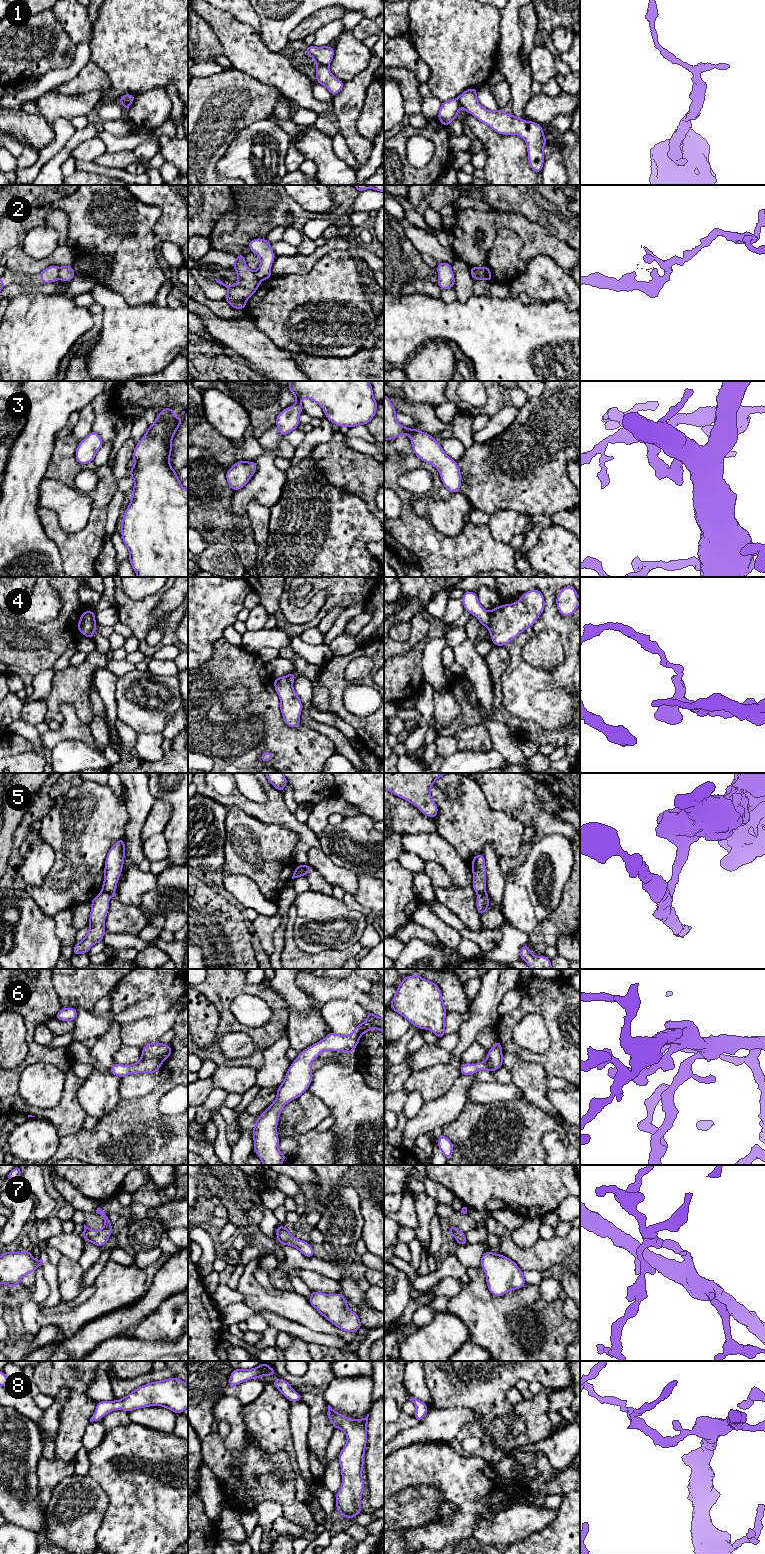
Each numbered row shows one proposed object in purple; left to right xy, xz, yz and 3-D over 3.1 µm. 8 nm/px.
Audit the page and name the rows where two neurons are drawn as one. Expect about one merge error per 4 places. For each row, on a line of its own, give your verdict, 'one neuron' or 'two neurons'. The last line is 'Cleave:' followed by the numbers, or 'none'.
1: two neurons
2: two neurons
3: one neuron
4: two neurons
5: two neurons
6: one neuron
7: one neuron
8: one neuron
Cleave: 1, 2, 4, 5

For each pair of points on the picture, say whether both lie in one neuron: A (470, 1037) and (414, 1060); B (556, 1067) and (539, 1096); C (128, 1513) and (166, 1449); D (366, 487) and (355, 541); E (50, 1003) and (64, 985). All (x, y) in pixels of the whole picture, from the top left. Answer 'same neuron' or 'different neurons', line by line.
A: different neurons
B: different neurons
C: same neuron
D: different neurons
E: different neurons

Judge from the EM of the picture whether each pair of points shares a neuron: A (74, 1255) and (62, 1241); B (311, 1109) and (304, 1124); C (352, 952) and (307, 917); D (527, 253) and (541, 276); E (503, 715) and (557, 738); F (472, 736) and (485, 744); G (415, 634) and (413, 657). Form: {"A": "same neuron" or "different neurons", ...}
{"A": "same neuron", "B": "same neuron", "C": "different neurons", "D": "different neurons", "E": "same neuron", "F": "same neuron", "G": "different neurons"}

